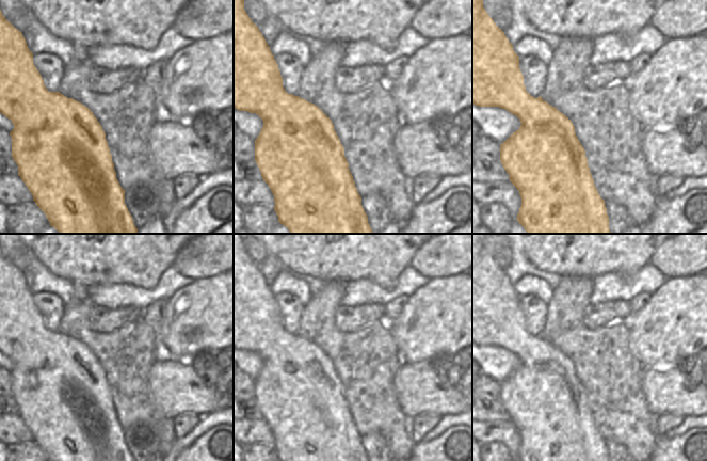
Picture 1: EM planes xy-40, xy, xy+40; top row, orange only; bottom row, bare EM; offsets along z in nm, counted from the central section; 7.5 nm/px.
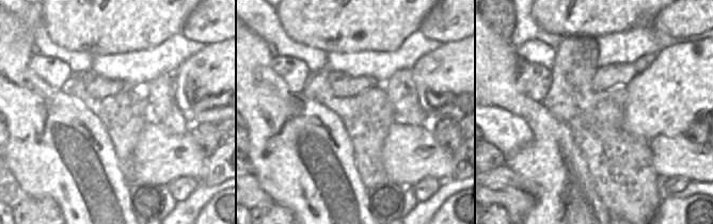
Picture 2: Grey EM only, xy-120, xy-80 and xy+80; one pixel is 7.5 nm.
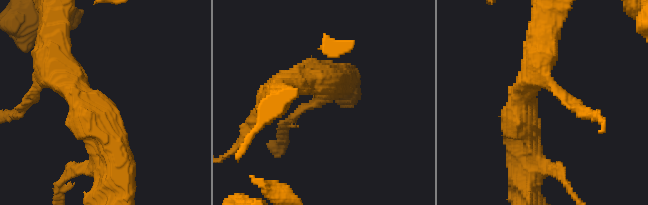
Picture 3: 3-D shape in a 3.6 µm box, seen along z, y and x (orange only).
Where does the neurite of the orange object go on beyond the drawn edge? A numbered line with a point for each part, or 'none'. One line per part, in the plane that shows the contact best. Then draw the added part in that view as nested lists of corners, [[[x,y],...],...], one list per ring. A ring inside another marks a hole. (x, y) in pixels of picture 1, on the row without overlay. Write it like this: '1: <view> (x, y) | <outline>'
none

